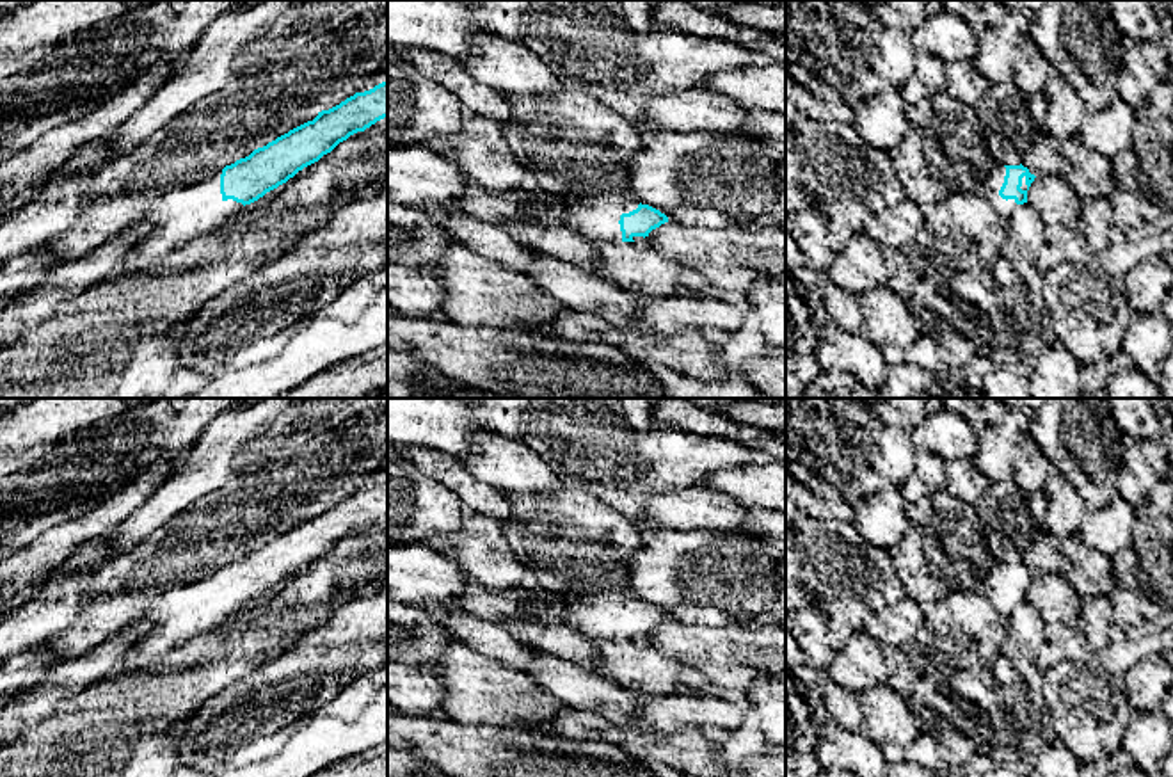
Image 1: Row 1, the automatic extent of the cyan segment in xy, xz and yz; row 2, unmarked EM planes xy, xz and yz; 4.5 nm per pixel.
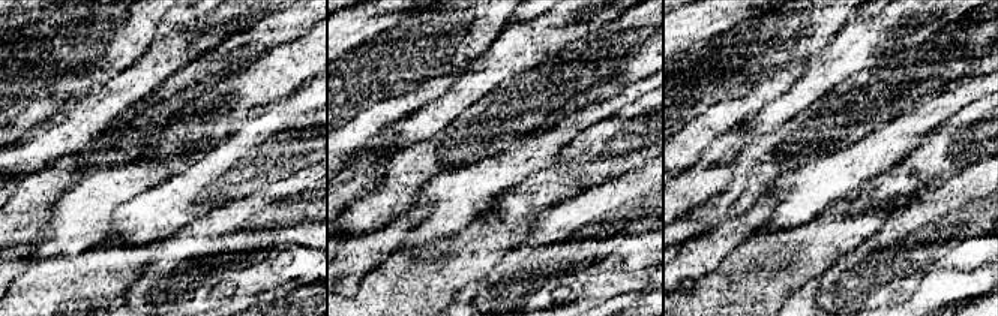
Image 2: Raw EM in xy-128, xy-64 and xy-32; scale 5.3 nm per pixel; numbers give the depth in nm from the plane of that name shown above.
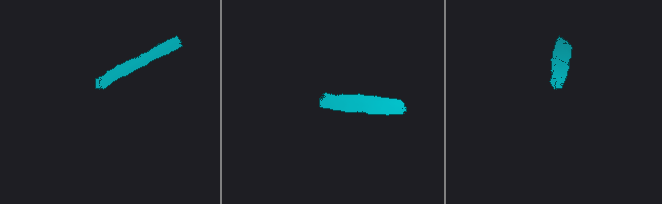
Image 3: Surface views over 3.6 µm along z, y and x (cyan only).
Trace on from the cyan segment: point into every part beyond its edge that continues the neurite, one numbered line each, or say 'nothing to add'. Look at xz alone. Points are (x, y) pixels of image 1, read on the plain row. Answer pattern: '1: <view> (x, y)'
1: xz (596, 616)

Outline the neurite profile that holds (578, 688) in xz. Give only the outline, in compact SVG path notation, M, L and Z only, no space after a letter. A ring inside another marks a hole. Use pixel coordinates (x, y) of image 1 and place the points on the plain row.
M542 653L524 672L567 709L592 711L615 725L649 729L636 715L643 693L624 690L594 670Z

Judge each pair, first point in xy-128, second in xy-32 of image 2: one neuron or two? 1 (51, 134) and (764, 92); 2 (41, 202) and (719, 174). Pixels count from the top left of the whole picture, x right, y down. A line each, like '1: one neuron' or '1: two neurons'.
1: two neurons
2: two neurons

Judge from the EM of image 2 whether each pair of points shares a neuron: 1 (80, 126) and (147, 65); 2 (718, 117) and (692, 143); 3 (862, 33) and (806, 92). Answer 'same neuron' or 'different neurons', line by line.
1: same neuron
2: same neuron
3: same neuron

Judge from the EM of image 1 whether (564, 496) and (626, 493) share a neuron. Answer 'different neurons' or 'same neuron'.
different neurons

